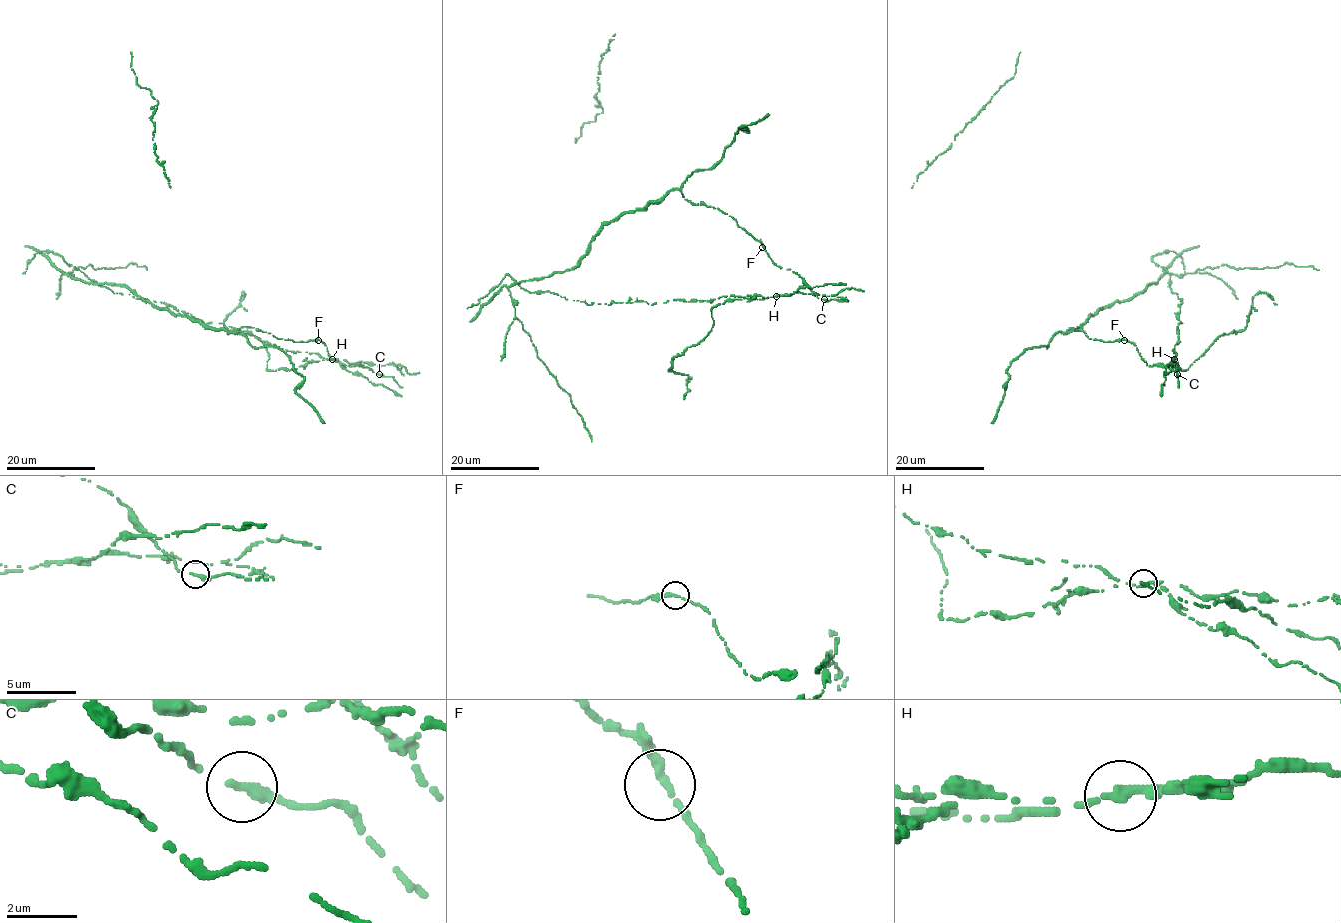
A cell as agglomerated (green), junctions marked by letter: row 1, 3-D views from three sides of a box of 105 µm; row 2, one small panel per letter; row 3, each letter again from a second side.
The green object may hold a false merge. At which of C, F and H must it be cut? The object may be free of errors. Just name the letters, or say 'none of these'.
H

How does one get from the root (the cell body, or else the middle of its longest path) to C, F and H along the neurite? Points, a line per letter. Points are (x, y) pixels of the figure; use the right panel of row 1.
C: (1067, 333), (1081, 326), (1089, 339), (1132, 342), (1147, 365), (1162, 365), (1177, 374)
F: (1067, 333), (1081, 326), (1089, 339), (1104, 342), (1124, 340)
H: (1067, 333), (1081, 326), (1089, 339), (1132, 342), (1150, 366), (1169, 367), (1173, 359)

